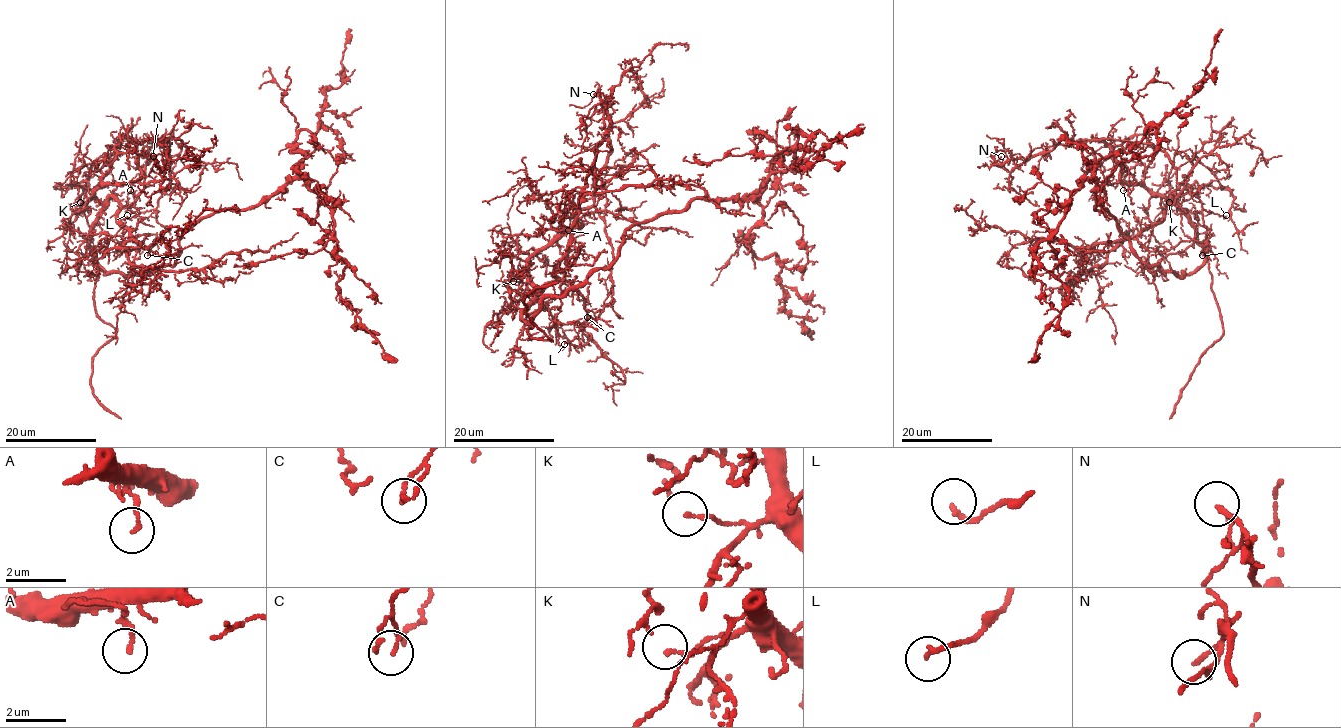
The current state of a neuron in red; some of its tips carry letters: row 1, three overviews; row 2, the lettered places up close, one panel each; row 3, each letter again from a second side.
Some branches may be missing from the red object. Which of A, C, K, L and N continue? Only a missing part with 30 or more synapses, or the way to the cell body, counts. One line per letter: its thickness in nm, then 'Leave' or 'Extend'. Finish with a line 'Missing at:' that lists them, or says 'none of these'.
A: Thickness 140 nm. Leave
C: Thickness 80 nm. Leave
K: Thickness 100 nm. Leave
L: Thickness 150 nm. Leave
N: Thickness 140 nm. Leave
Missing at: none of these

